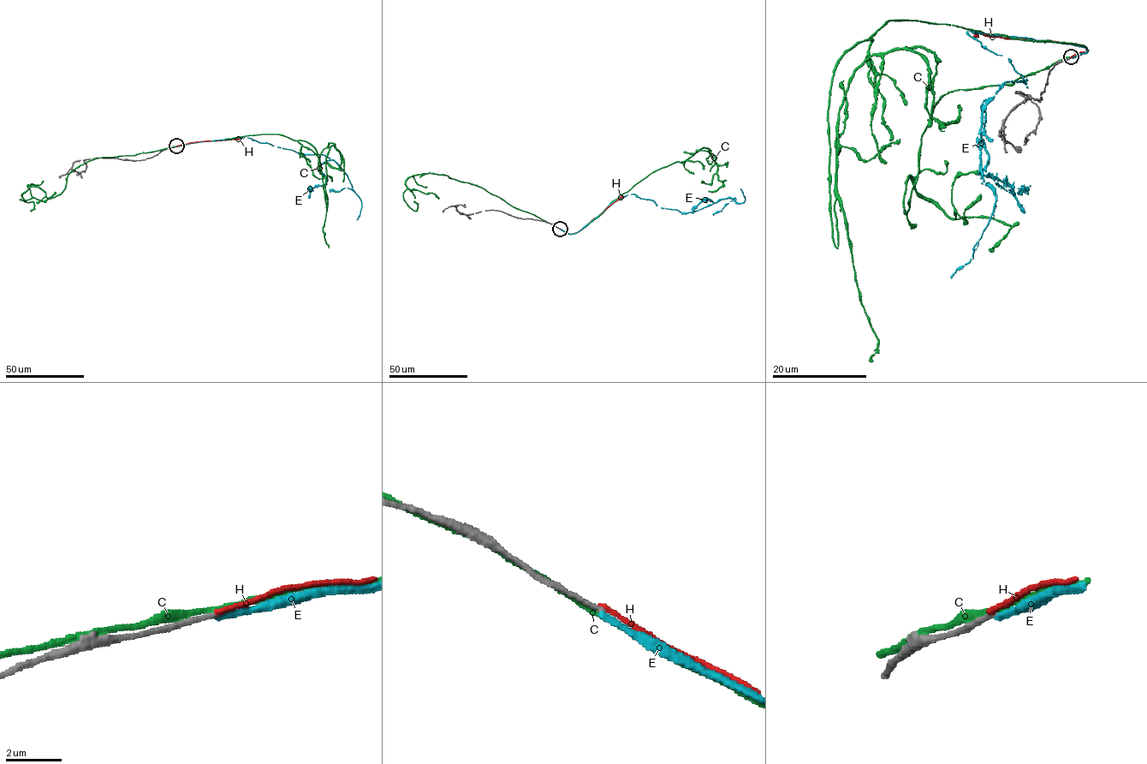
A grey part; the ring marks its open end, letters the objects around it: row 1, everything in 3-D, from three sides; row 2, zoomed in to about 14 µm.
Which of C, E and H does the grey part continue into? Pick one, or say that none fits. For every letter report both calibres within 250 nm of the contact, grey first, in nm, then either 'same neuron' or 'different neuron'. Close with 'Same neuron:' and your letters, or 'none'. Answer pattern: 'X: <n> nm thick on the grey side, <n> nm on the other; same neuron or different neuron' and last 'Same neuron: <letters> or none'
C: 170 nm thick on the grey side, 200 nm on the other; different neuron
E: 160 nm thick on the grey side, 190 nm on the other; different neuron
H: 170 nm thick on the grey side, 150 nm on the other; different neuron
Same neuron: none

